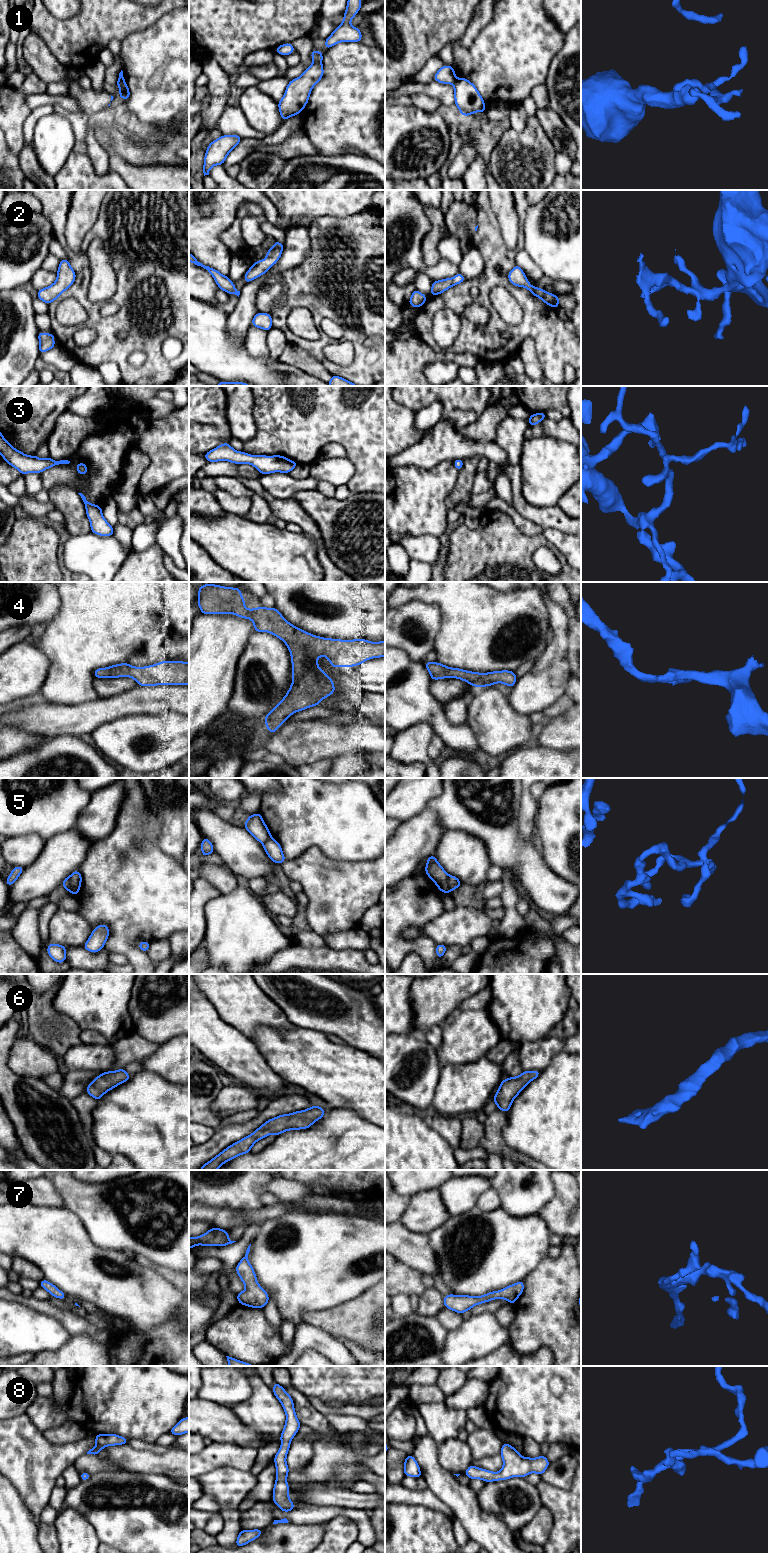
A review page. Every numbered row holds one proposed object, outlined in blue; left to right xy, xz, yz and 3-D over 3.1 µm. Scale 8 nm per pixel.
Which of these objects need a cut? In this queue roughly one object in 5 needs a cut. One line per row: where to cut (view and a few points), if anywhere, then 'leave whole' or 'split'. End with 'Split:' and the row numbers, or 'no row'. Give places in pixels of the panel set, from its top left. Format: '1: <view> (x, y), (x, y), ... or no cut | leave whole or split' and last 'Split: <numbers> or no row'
1: xz (314, 61), (321, 62) | split
2: no cut | leave whole
3: no cut | leave whole
4: no cut | leave whole
5: yz (447, 875), (448, 892) | split
6: no cut | leave whole
7: no cut | leave whole
8: no cut | leave whole
Split: 1, 5

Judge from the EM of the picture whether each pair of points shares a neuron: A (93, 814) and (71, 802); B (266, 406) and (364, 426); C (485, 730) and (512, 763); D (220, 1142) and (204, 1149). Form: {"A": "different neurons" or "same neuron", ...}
{"A": "different neurons", "B": "same neuron", "C": "different neurons", "D": "same neuron"}

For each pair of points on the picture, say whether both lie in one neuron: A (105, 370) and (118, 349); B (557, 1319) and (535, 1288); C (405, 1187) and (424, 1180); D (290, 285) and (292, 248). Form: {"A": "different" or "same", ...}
{"A": "different", "B": "same", "C": "same", "D": "different"}

